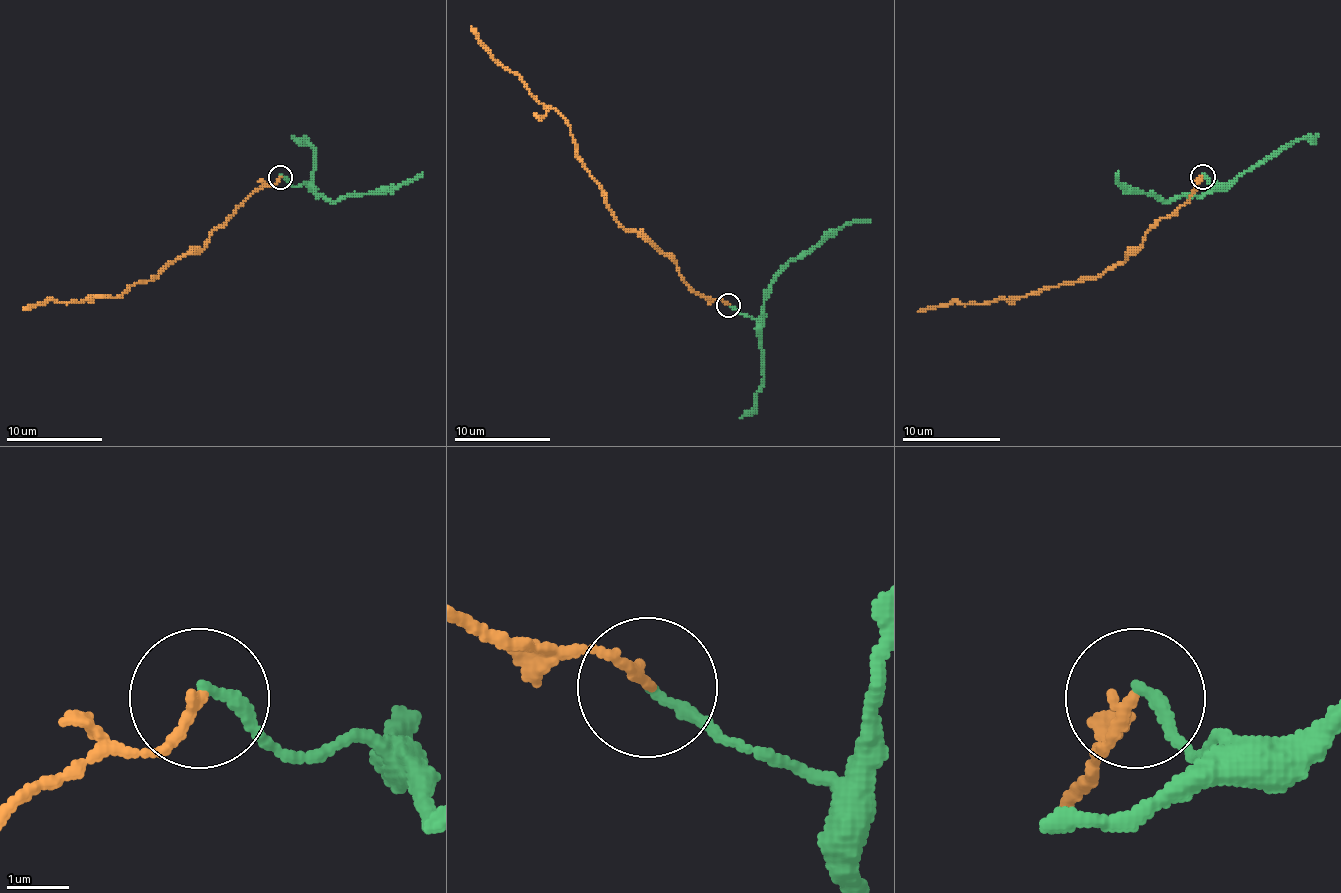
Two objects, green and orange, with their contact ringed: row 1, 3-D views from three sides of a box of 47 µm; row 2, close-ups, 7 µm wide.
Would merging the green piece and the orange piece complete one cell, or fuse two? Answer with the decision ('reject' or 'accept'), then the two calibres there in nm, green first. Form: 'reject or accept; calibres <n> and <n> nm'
reject; calibres 180 and 170 nm

